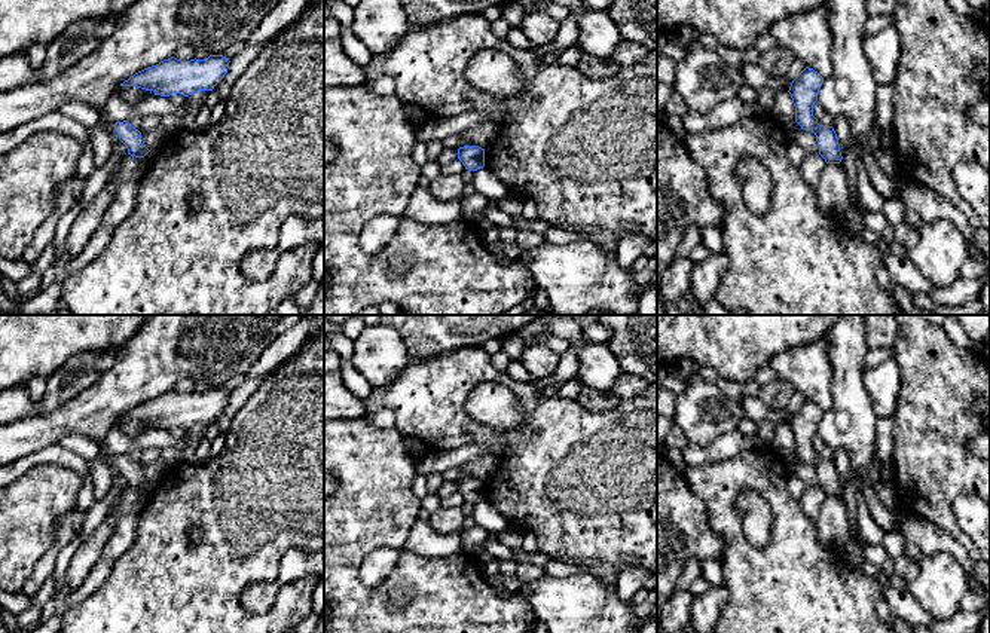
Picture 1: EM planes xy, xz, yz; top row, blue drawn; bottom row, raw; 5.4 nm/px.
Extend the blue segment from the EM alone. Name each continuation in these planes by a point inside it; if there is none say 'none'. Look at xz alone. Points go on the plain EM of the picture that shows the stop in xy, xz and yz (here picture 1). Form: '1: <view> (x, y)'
none

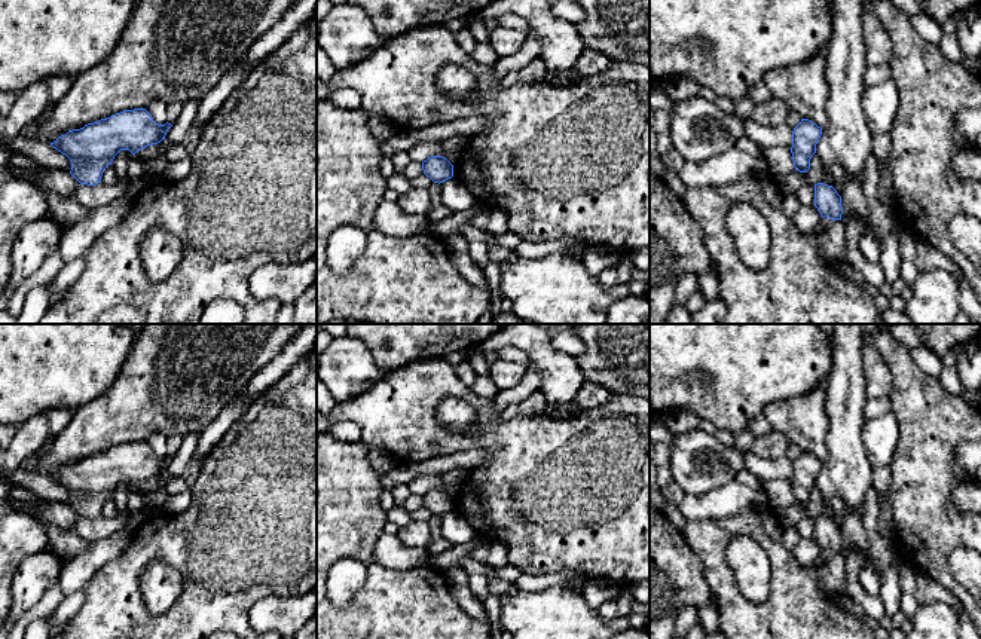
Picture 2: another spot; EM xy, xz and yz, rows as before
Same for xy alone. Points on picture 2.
none

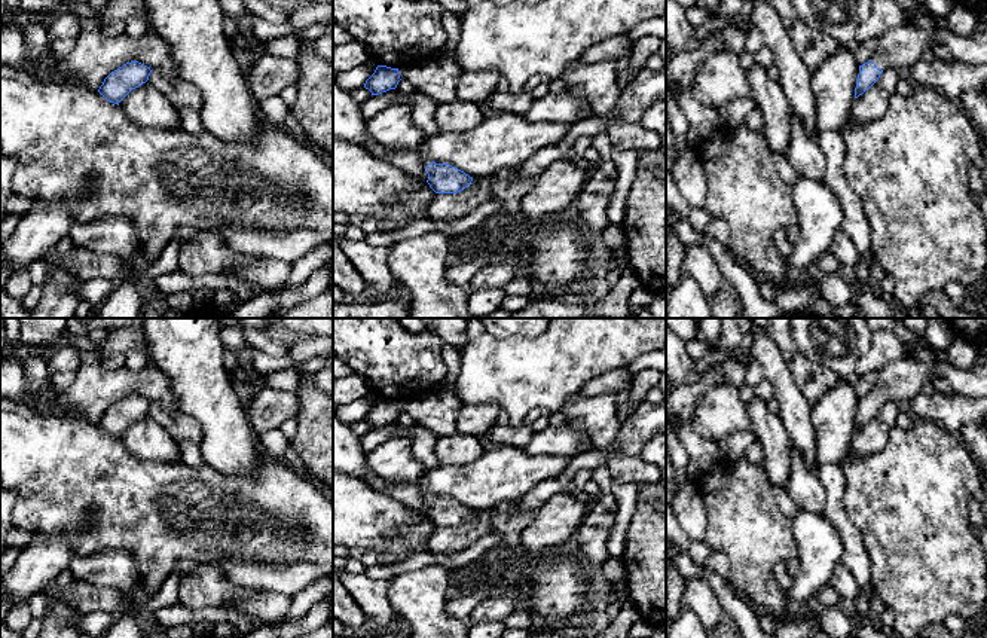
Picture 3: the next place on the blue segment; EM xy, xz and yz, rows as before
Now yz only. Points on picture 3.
1: yz (901, 379)

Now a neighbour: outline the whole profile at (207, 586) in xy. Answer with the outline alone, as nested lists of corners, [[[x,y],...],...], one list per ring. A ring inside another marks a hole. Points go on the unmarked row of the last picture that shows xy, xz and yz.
[[[204,564],[189,576],[181,577],[178,605],[189,610],[202,610],[207,607],[235,610],[238,601],[257,592],[256,589],[241,587],[232,583],[219,565]]]

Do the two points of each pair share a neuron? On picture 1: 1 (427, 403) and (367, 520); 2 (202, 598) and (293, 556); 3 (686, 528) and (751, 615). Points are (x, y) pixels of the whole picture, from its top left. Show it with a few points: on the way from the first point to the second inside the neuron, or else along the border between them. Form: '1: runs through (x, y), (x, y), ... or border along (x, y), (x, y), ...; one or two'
1: border along (394, 427), (405, 436); two
2: border along (290, 549), (280, 562), (280, 575), (277, 578); two
3: border along (712, 529), (724, 544), (723, 563); two

